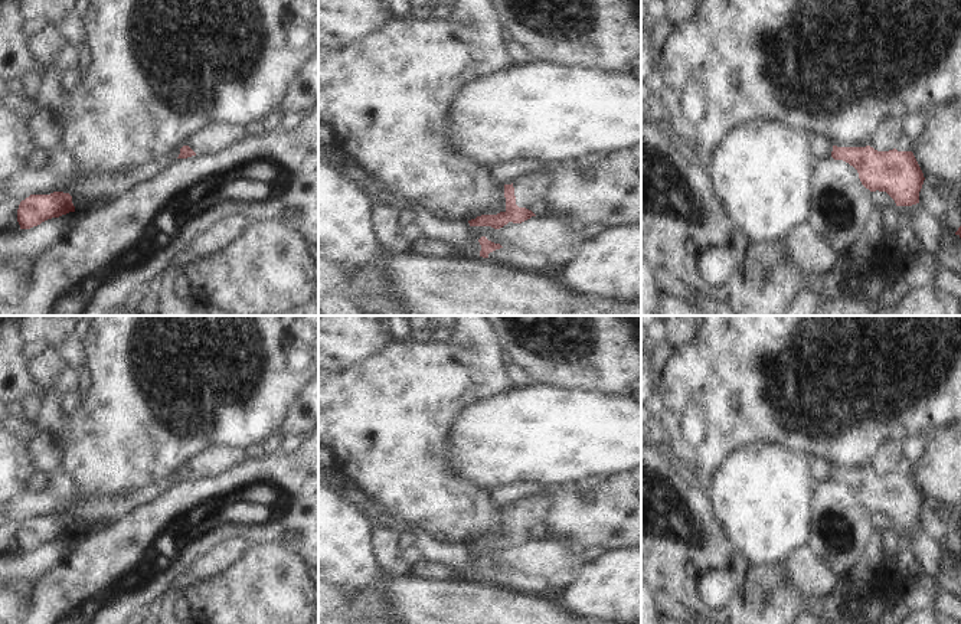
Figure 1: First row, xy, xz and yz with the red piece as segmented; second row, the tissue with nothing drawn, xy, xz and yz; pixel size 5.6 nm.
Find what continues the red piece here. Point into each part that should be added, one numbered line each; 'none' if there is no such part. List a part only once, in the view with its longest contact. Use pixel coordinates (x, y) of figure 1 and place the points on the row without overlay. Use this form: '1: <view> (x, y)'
1: xz (532, 513)

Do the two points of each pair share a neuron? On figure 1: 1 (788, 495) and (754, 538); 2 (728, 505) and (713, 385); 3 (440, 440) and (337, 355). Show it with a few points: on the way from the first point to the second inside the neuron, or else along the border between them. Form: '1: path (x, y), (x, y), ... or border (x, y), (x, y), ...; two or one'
1: path (778, 505), (767, 516), (764, 528); one
2: border (752, 446), (736, 450), (708, 484); two
3: border (382, 352), (359, 365), (333, 372); two

